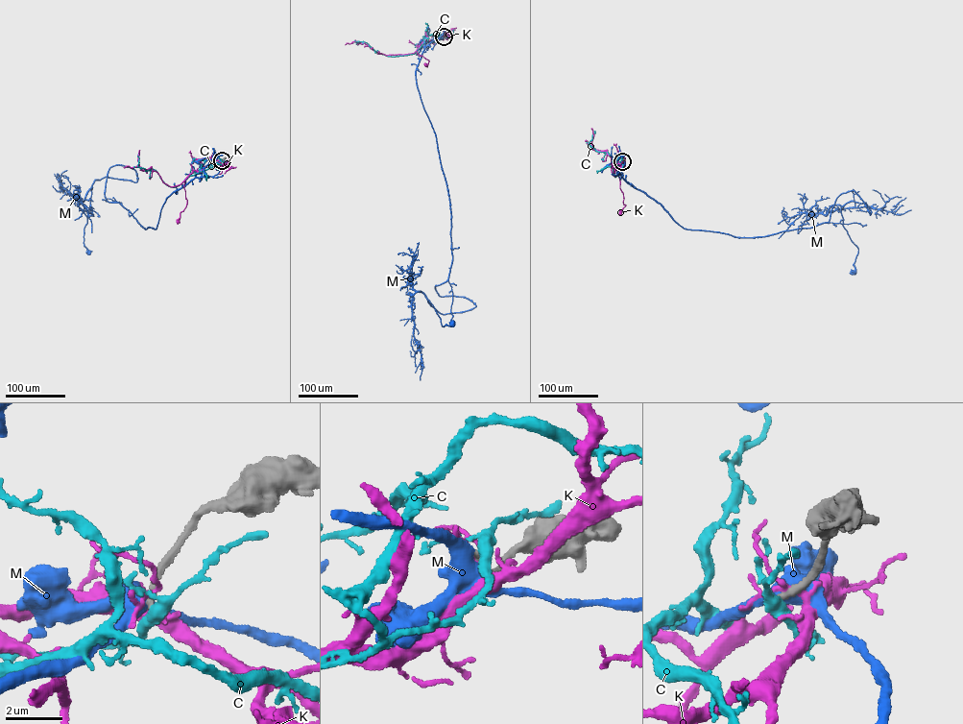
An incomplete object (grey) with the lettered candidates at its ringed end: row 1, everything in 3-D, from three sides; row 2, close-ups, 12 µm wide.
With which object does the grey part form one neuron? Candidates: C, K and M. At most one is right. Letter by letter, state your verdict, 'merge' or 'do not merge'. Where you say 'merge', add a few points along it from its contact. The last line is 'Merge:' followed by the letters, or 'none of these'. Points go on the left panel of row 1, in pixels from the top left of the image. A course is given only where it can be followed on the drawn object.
C: do not merge
K: do not merge
M: merge; it runs (222, 160), (167, 197), (156, 229), (106, 200), (111, 166), (132, 168), (137, 181), (95, 180), (88, 253)
Merge: M

